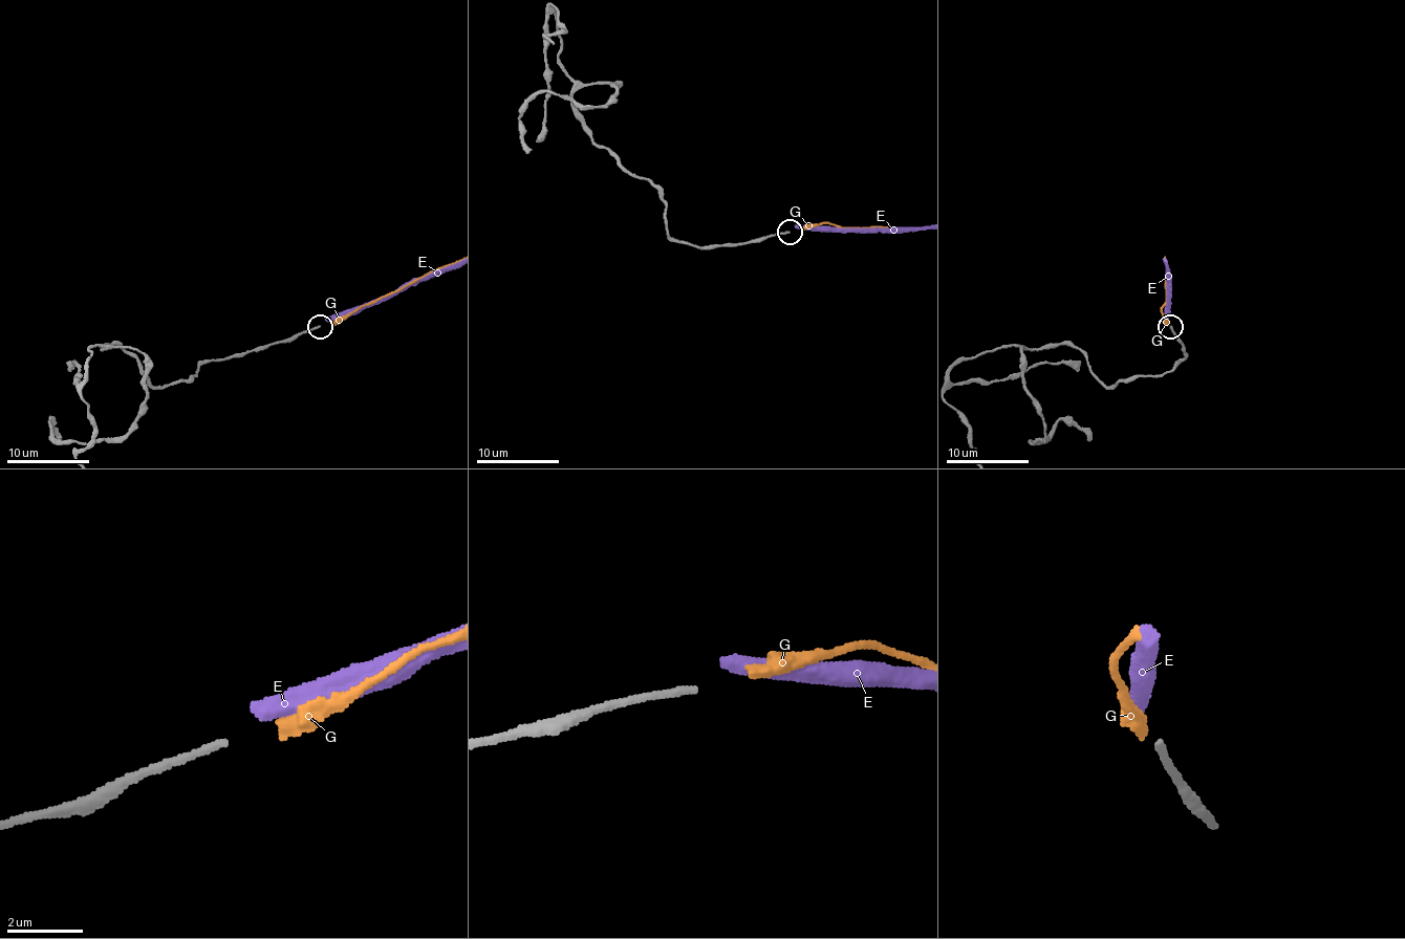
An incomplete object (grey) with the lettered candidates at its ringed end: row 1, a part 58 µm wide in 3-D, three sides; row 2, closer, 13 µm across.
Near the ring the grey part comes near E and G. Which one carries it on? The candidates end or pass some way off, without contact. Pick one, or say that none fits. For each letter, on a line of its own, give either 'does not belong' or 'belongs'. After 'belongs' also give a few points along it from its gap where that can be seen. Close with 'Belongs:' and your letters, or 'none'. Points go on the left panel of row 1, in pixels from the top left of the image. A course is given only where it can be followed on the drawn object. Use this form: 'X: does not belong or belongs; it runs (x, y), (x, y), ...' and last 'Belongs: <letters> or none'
E: does not belong
G: belongs
Belongs: G

